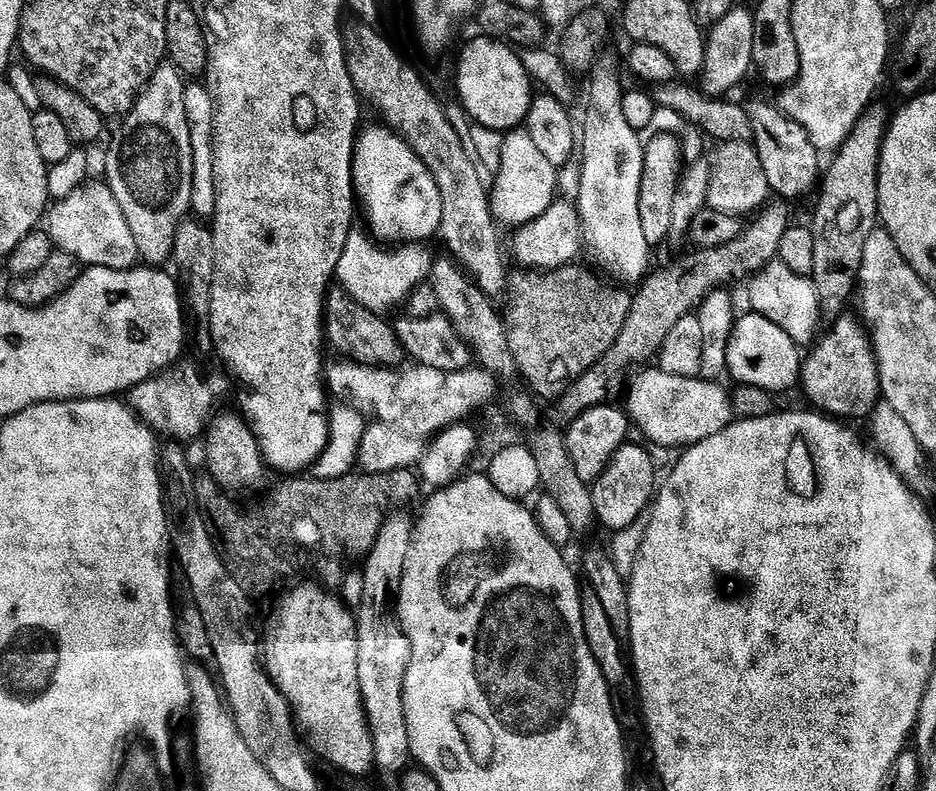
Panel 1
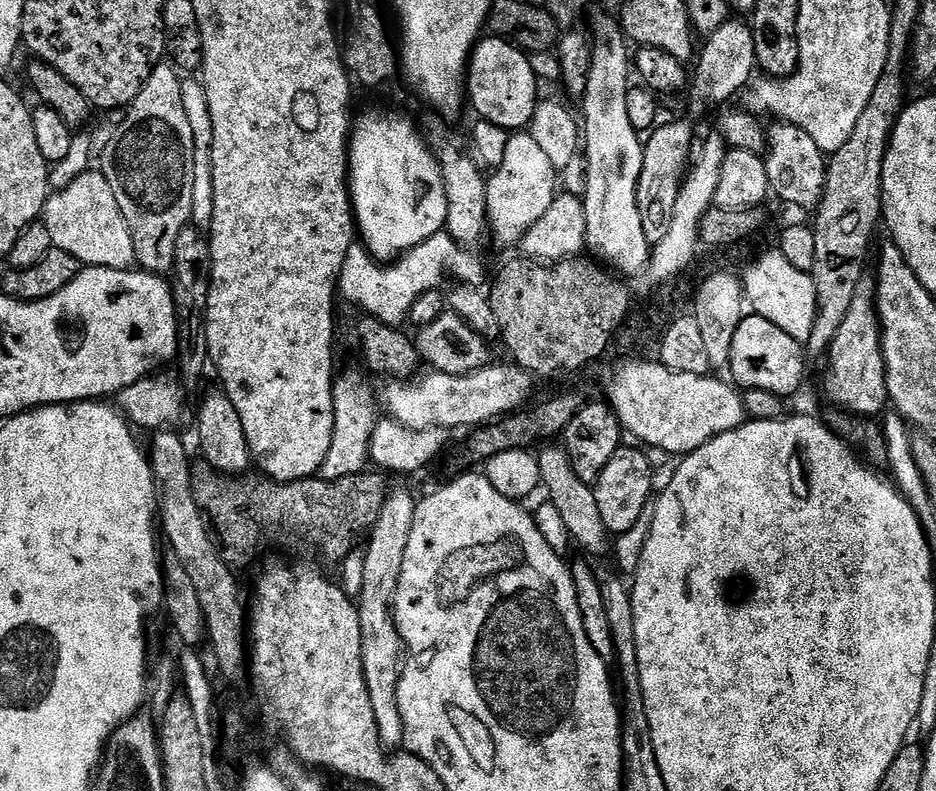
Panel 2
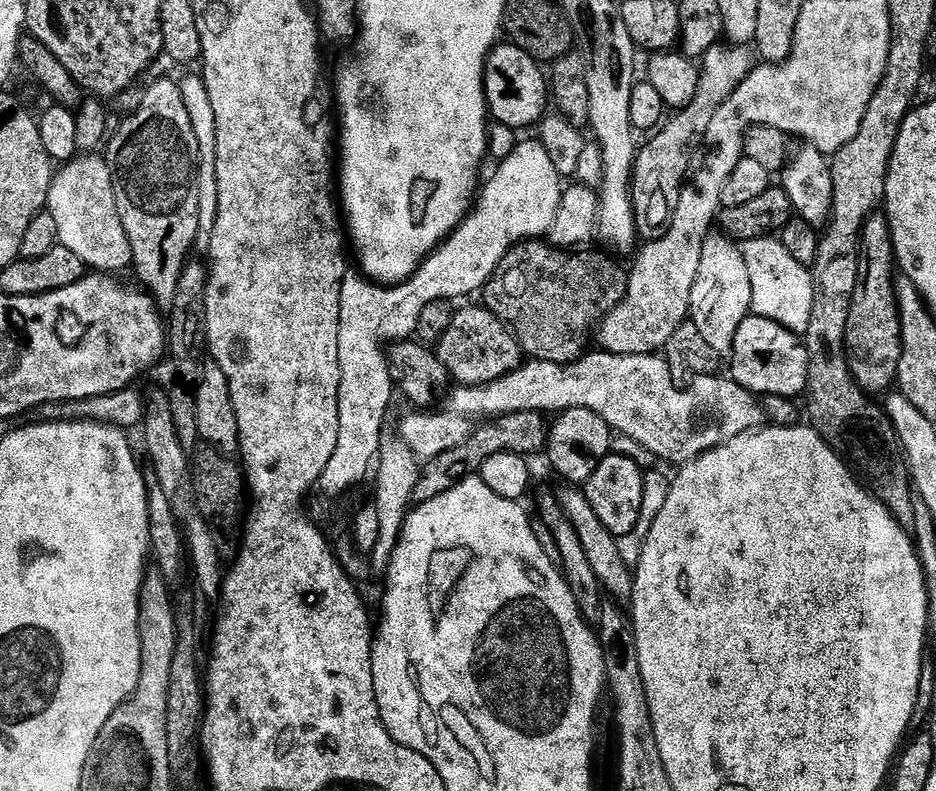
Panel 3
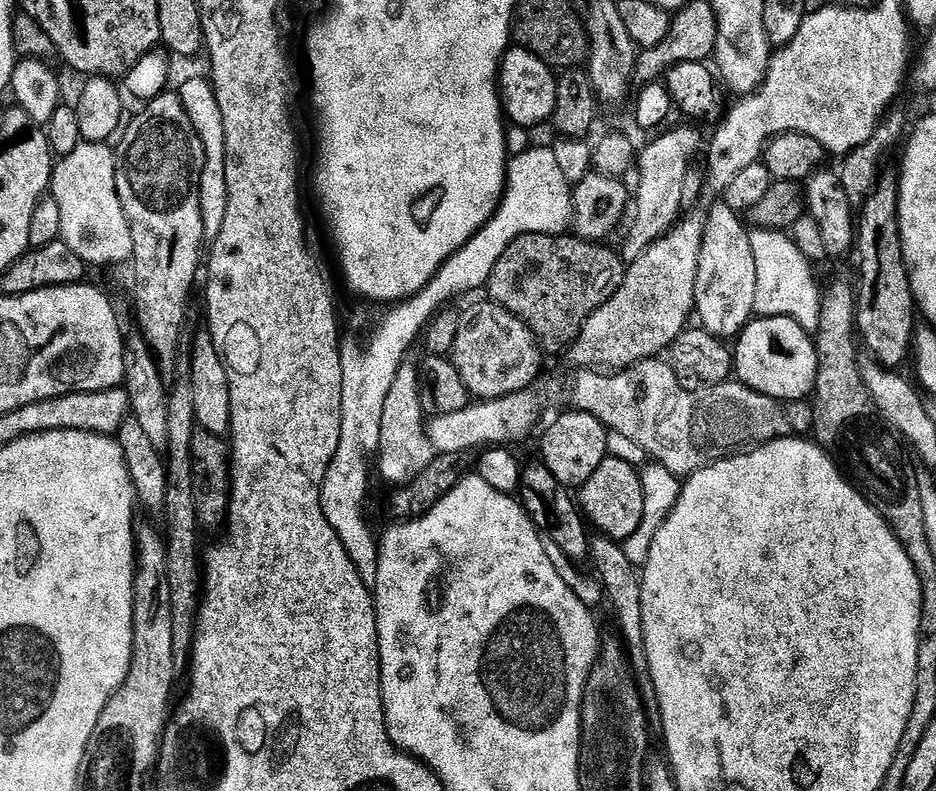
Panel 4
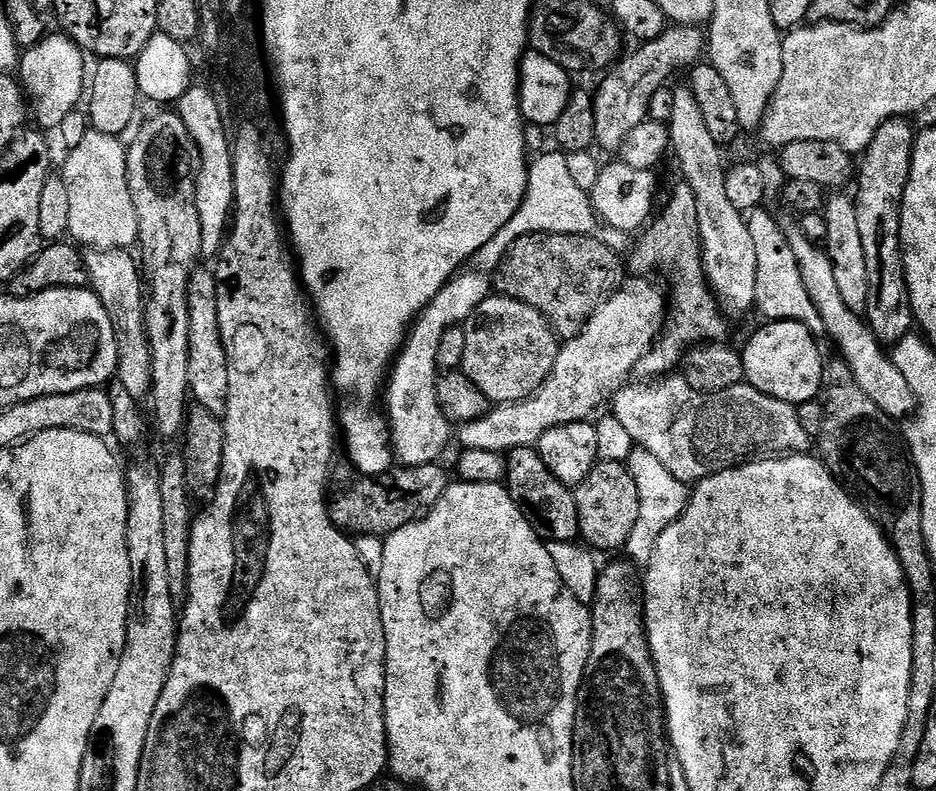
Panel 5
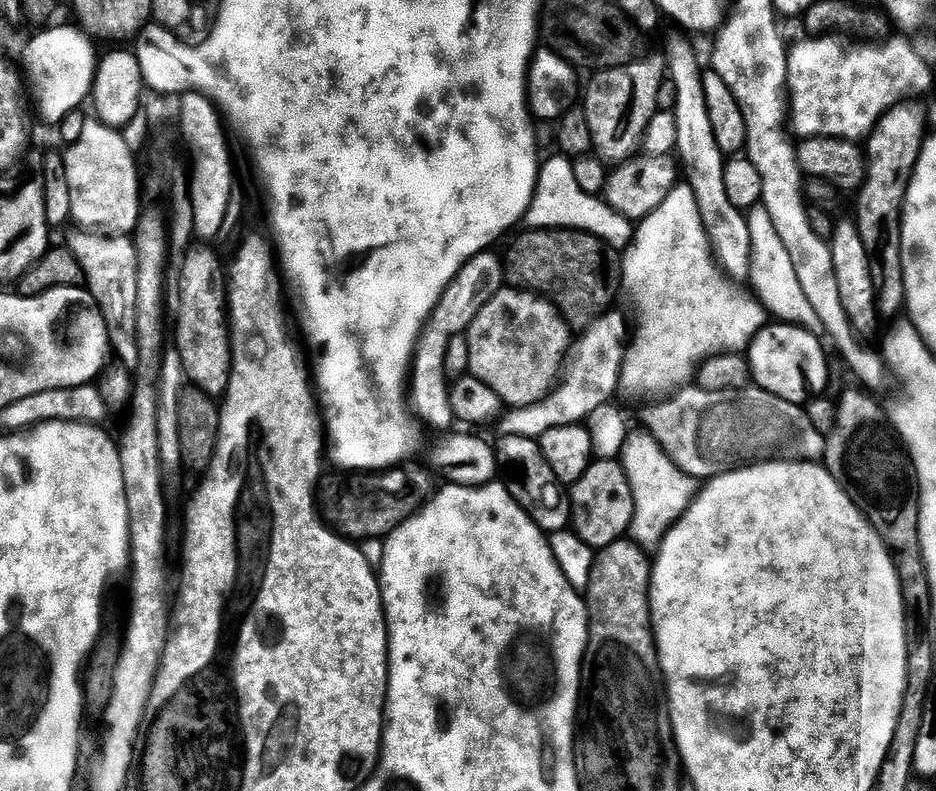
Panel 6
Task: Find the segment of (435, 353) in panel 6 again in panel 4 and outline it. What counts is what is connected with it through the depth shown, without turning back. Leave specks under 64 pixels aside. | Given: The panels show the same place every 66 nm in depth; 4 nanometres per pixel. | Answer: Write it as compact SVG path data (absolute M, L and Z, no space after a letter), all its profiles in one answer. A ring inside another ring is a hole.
M411 363L401 364L390 394L386 394L386 406L382 409L382 438L380 439L380 476L391 486L409 484L426 466L430 466L432 443L425 432L426 411L420 400L422 393L422 376Z

